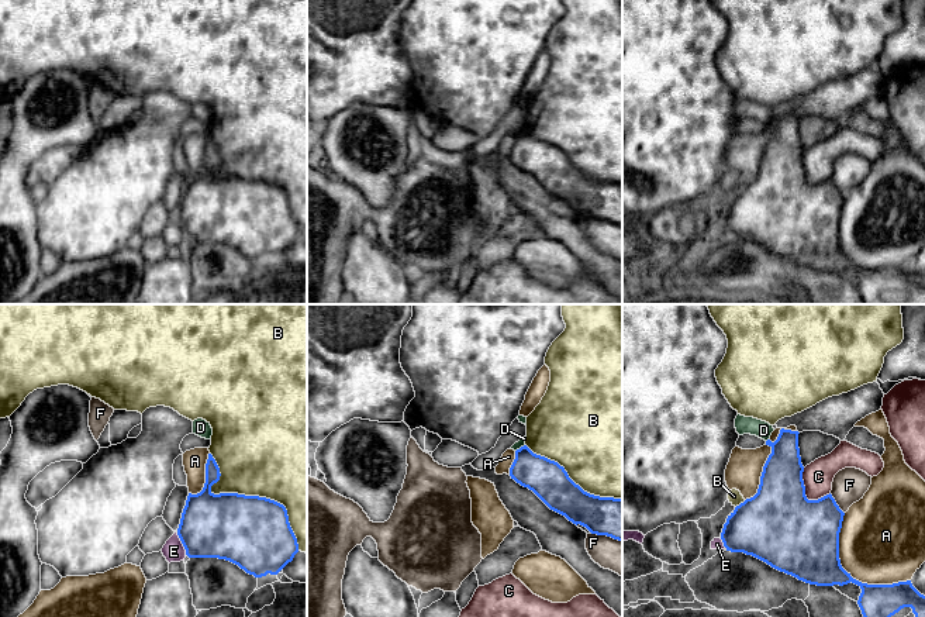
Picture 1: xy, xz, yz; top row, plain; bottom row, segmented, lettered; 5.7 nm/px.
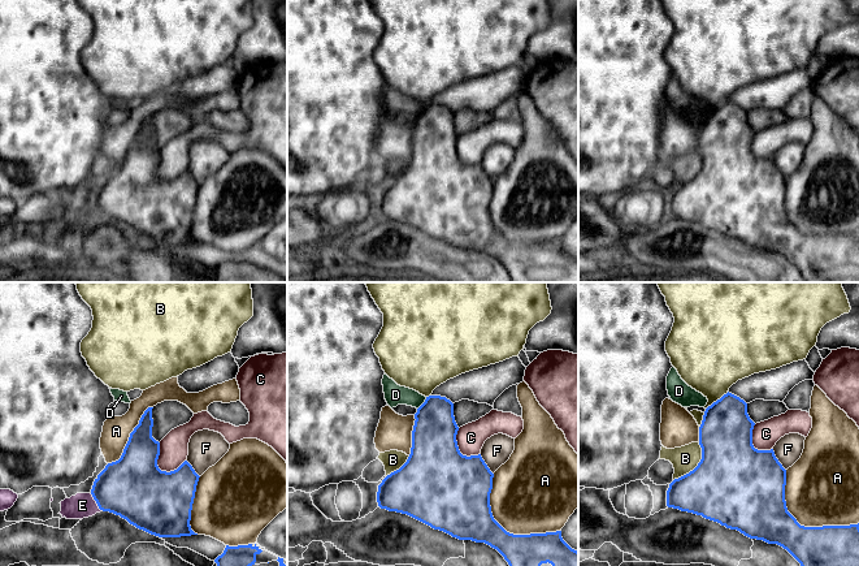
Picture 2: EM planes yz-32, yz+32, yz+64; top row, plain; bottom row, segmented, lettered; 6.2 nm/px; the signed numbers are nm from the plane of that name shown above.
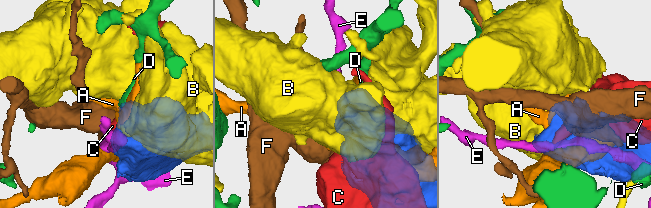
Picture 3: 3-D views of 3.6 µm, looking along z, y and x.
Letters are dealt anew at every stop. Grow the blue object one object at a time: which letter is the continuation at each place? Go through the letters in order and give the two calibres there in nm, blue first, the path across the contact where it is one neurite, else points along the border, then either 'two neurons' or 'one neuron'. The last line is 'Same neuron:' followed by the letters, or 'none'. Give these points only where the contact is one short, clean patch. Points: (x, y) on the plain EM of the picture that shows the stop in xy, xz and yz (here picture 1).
A: 320 nm thick on the blue side, 480 nm on the other; two neurons
B: 420 nm thick on the blue side, 480 nm on the other; two neurons
C: 440 nm thick on the blue side, 170 nm on the other; two neurons
D: 220 nm thick on the blue side, 50 nm on the other; border along xz (524, 128), (516, 135); two neurons
E: 360 nm thick on the blue side, 120 nm on the other; border along xy (176, 217), (186, 238); two neurons
F: 400 nm thick on the blue side, 200 nm on the other; two neurons
Same neuron: none

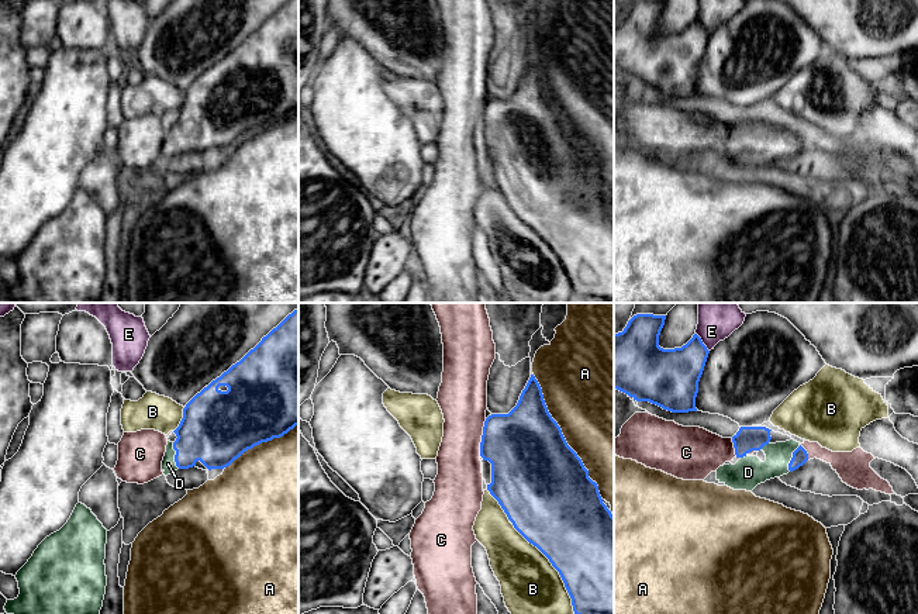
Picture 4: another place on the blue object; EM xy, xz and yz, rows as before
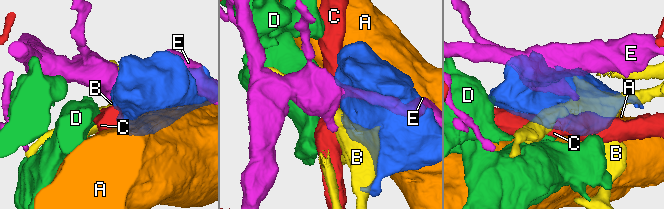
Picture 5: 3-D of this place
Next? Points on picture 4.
A: 480 nm thick on the blue side, 500 nm on the other; two neurons
B: 480 nm thick on the blue side, 360 nm on the other; two neurons
C: 420 nm thick on the blue side, 280 nm on the other; two neurons
D: 360 nm thick on the blue side, 80 nm on the other; runs through xy (211, 116), (175, 140), (168, 148); one neuron
E: 300 nm thick on the blue side, 160 nm on the other; two neurons
Same neuron: D

